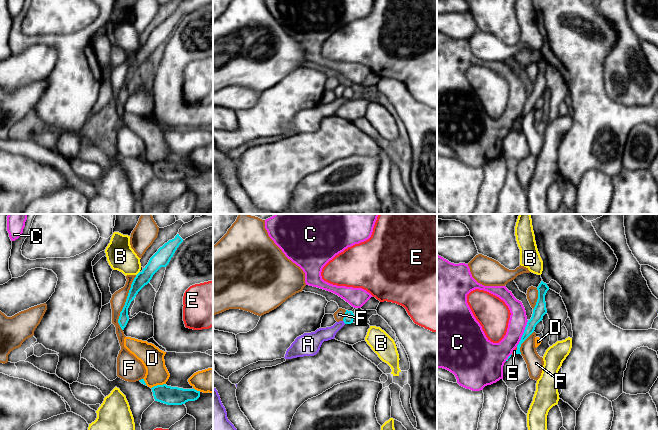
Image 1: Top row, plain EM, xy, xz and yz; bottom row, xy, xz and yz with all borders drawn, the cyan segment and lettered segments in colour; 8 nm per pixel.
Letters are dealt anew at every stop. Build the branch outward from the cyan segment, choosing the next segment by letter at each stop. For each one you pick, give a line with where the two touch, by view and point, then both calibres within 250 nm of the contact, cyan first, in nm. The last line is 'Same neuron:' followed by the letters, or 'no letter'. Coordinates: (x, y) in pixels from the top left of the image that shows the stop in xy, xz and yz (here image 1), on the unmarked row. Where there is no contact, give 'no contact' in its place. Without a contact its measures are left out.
Same neuron: no letter

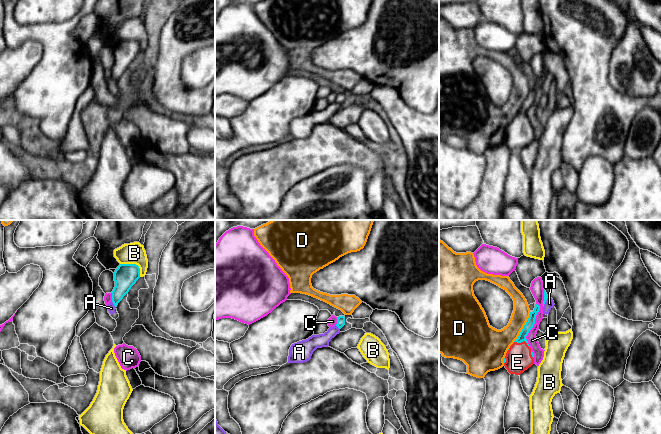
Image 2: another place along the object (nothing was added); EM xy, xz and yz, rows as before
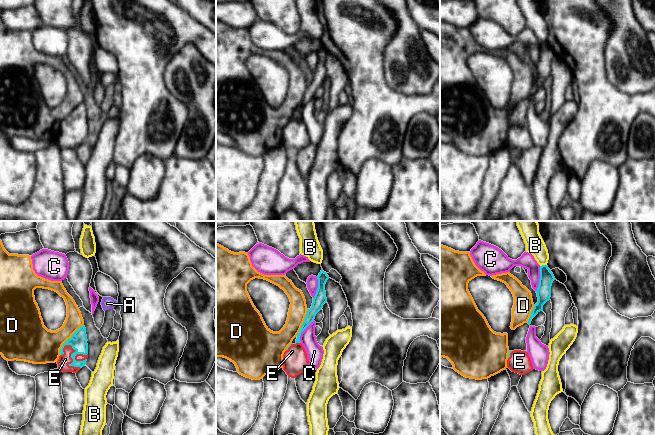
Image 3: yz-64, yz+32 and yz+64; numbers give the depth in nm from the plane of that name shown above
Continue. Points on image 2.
E: contact yz (522, 117); calibres 70 and 200 nm
Same neuron: E

